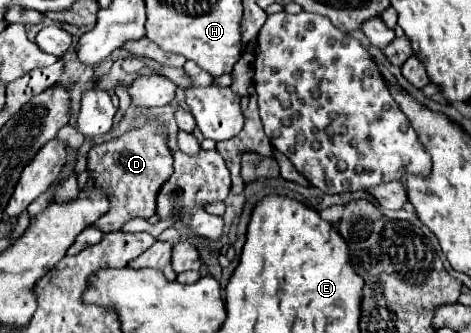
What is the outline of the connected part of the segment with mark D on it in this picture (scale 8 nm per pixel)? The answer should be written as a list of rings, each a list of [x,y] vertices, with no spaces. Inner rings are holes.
[[[148,124],[96,146],[96,154],[88,154],[88,174],[94,188],[108,194],[110,204],[108,212],[102,214],[92,228],[112,232],[136,216],[148,220],[156,214],[156,194],[160,186],[172,174],[172,154],[166,144],[166,132],[158,124]]]

